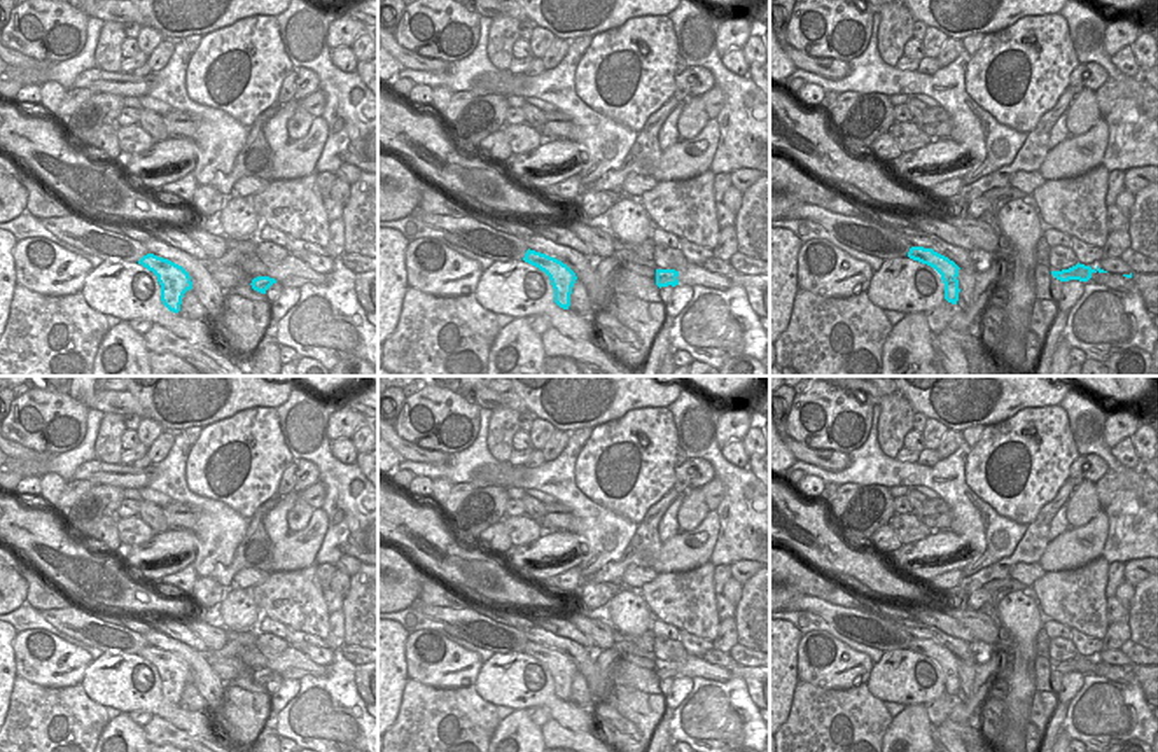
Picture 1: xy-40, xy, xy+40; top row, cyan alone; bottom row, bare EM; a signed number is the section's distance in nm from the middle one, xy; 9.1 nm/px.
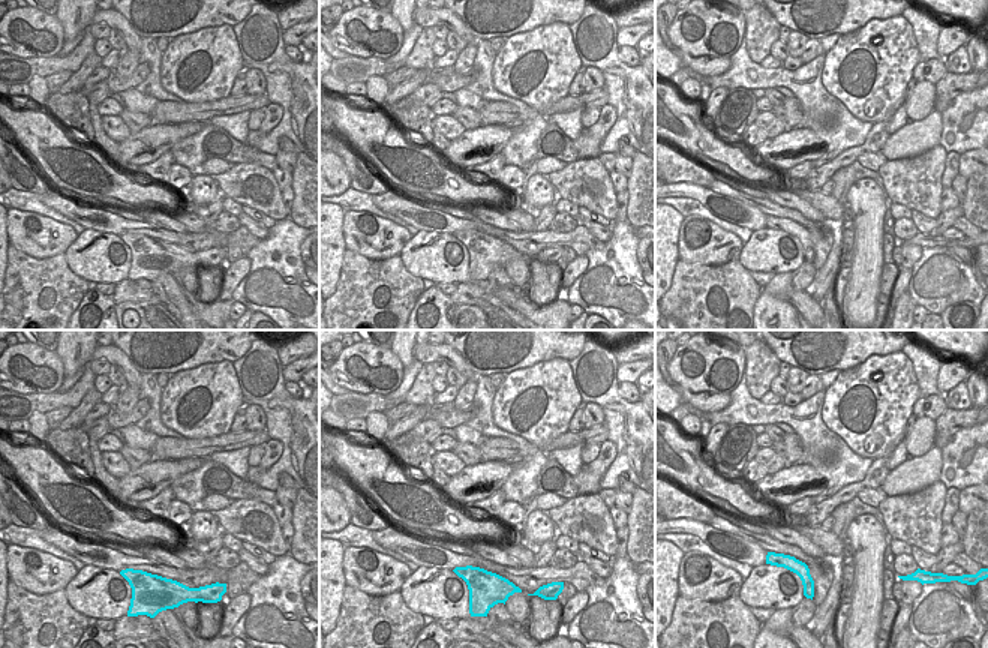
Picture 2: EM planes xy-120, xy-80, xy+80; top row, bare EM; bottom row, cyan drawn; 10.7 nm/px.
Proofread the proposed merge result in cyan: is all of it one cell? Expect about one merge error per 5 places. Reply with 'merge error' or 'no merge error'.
no merge error

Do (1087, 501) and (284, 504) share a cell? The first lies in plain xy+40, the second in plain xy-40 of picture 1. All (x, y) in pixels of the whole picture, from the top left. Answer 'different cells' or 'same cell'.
different cells

